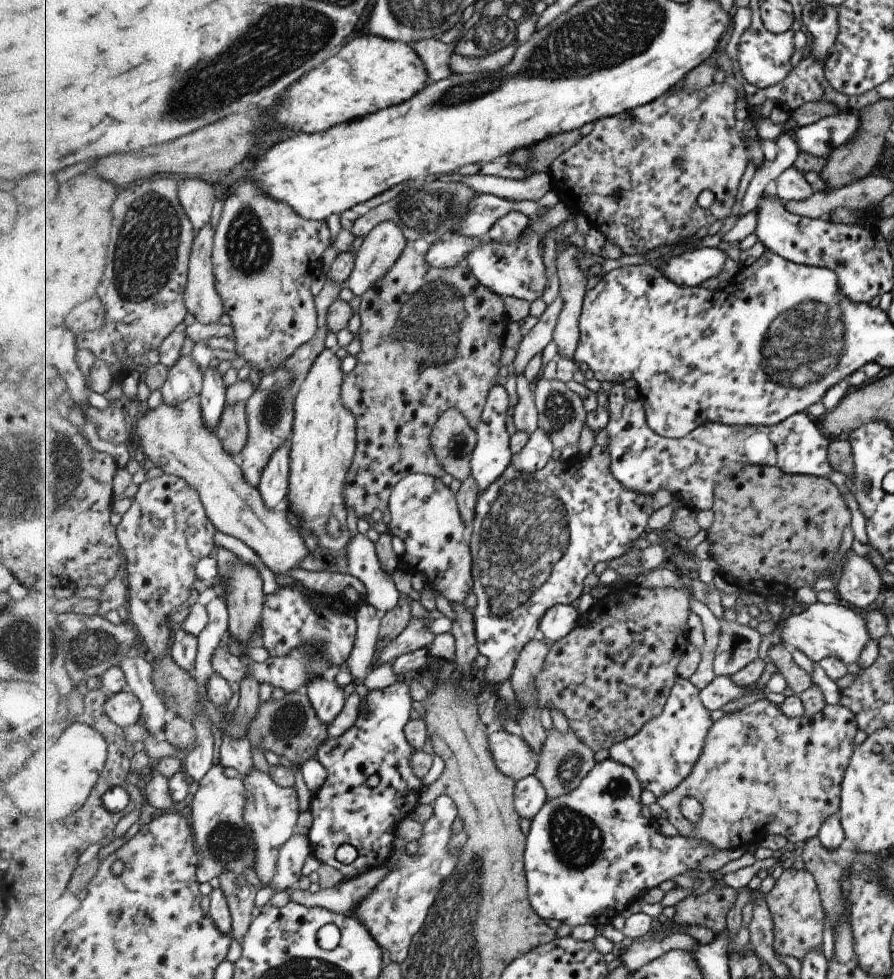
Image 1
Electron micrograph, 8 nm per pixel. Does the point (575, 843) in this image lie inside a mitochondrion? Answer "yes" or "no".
yes

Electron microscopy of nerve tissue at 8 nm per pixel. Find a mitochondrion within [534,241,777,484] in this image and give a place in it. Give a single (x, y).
(558, 408)

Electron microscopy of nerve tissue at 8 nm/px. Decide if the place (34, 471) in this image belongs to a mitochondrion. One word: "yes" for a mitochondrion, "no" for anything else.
yes

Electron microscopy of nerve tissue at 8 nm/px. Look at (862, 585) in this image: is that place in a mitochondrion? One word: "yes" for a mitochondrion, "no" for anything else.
yes

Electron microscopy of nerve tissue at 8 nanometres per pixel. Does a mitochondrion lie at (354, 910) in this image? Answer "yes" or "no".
no

